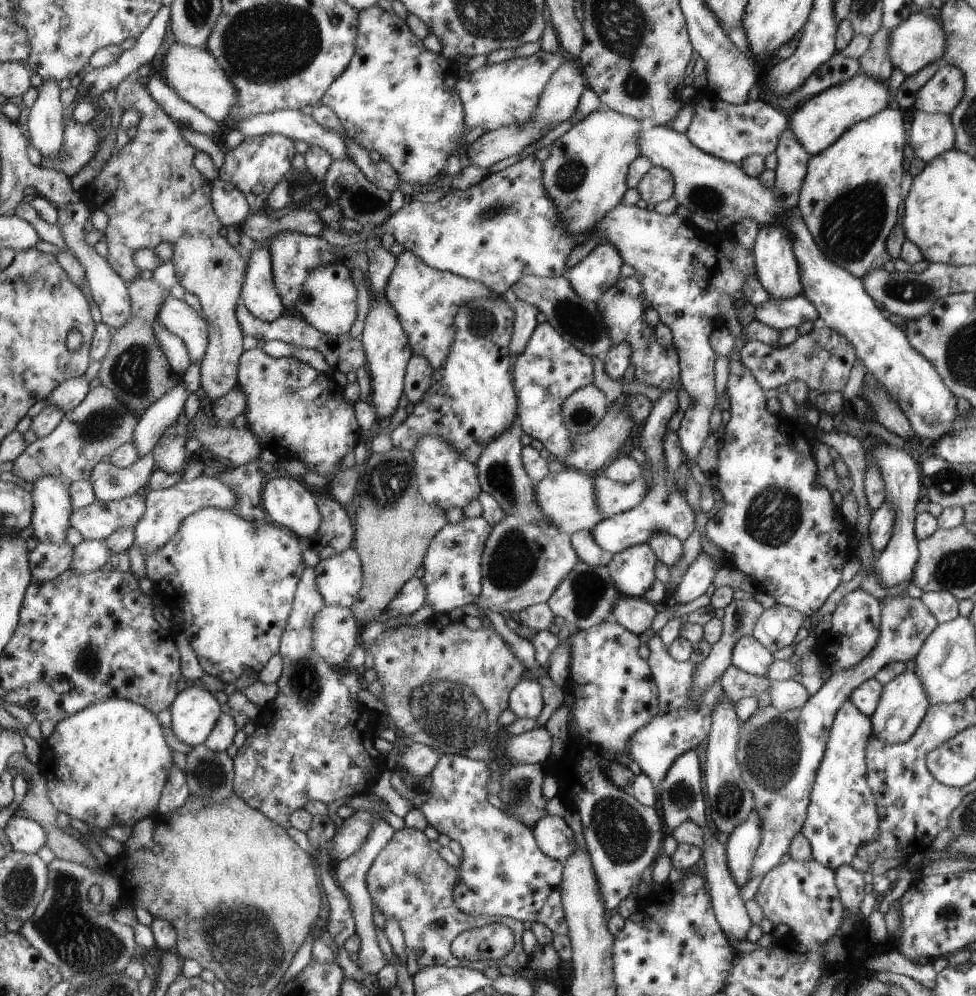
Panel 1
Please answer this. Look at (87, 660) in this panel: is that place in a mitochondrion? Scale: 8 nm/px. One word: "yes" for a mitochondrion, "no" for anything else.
yes

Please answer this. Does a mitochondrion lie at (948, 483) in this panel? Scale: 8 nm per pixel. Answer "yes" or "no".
yes

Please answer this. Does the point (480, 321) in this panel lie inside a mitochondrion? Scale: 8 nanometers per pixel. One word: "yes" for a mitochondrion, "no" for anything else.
yes

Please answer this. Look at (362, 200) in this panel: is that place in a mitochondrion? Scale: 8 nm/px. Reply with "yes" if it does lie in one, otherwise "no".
yes

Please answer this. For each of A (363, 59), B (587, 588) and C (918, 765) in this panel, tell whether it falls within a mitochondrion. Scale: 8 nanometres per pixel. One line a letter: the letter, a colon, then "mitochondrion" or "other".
A: other
B: mitochondrion
C: other

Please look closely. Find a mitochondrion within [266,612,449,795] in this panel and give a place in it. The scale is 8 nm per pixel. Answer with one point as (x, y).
(305, 678)

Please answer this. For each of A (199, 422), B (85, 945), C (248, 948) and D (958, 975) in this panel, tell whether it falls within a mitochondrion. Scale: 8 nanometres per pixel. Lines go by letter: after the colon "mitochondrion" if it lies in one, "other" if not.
A: other
B: mitochondrion
C: mitochondrion
D: other

